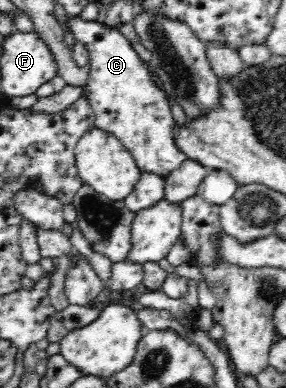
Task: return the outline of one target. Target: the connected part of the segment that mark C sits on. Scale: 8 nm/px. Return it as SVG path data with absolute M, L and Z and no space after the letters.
M68 16L66 30L75 43L82 44L89 53L89 74L86 84L88 102L95 114L98 129L118 137L132 154L143 173L165 177L187 159L174 144L171 128L175 123L168 97L152 80L152 73L135 52L128 38L116 27L104 22L84 20L82 16Z

